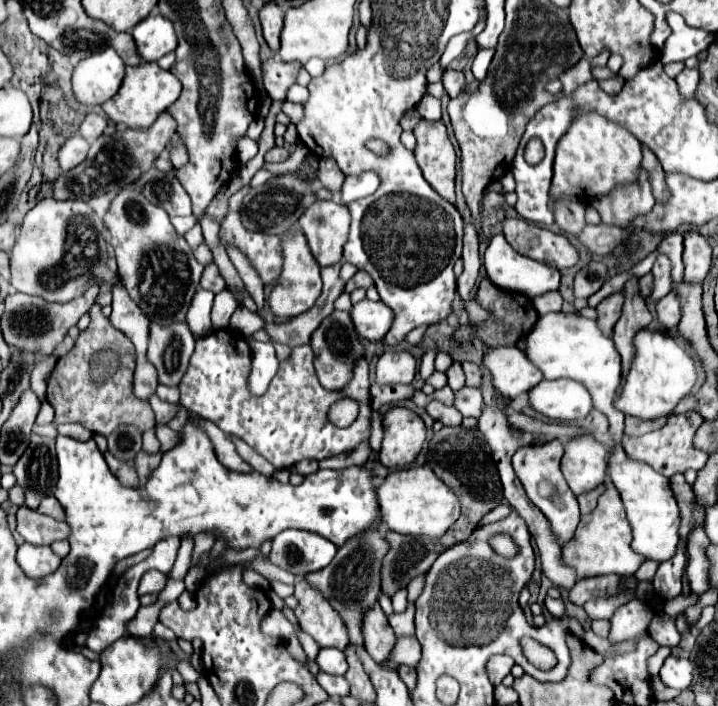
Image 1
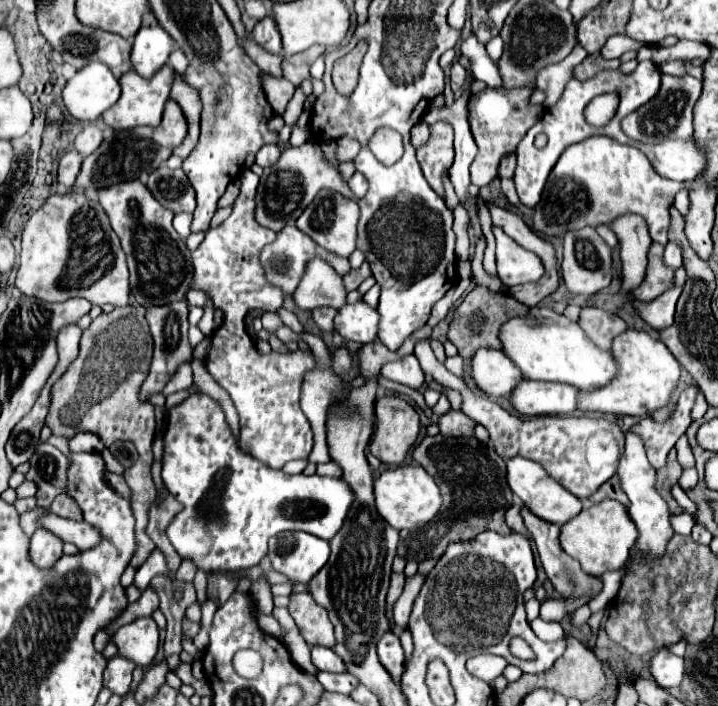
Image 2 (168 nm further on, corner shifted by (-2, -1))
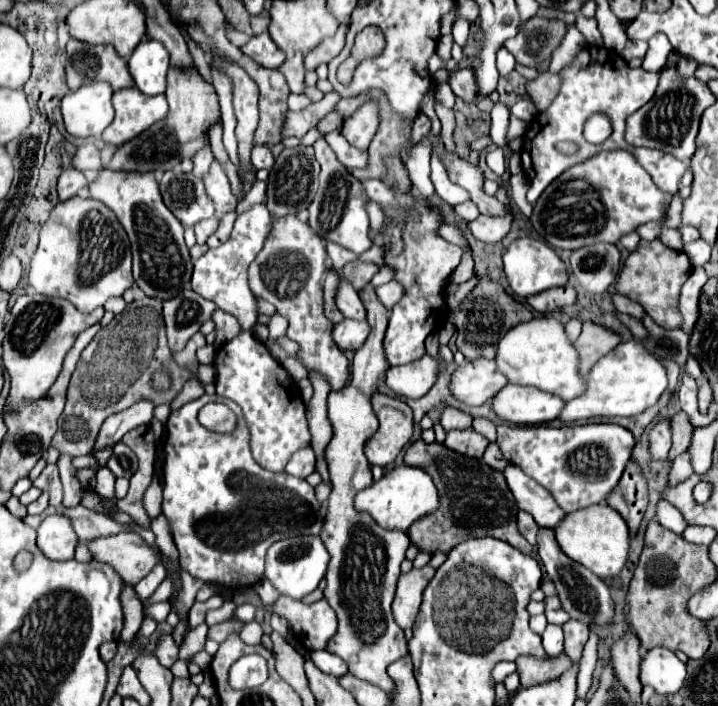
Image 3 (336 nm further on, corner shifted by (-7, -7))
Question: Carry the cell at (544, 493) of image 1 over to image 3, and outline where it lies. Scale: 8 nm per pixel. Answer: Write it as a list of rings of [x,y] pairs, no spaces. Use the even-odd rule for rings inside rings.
[[[508,464],[504,470],[504,478],[508,482],[508,488],[514,494],[514,500],[520,510],[526,510],[534,516],[538,526],[544,528],[556,528],[558,522],[564,518],[564,510],[556,506],[554,498],[544,490],[536,480],[528,478],[518,466]]]

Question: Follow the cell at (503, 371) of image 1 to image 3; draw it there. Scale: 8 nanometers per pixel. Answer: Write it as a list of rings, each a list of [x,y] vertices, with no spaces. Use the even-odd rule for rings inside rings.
[[[478,358],[474,362],[464,362],[452,372],[450,392],[456,400],[468,406],[482,406],[490,402],[506,384],[508,380],[498,372],[494,360]]]

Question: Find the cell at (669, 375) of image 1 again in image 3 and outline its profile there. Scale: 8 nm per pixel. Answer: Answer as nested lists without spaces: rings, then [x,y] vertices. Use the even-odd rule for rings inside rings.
[[[638,340],[618,344],[610,354],[600,358],[586,376],[586,390],[580,398],[572,398],[560,412],[562,422],[574,422],[584,418],[614,418],[614,416],[636,416],[646,408],[654,406],[668,386],[666,368],[652,356]]]

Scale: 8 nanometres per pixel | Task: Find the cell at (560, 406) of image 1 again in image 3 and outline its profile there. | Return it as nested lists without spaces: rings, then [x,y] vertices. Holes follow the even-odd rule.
[[[508,384],[496,394],[496,398],[492,398],[490,408],[504,422],[536,426],[558,418],[564,408],[564,400],[532,386]]]

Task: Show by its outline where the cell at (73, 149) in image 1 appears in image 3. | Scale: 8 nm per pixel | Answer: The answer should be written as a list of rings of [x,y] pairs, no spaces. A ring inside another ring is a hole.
[[[72,166],[66,168],[66,170],[60,174],[60,178],[58,178],[58,198],[60,198],[60,202],[76,196],[76,192],[78,192],[80,188],[84,188],[86,184],[88,184],[88,180],[84,178],[82,172],[74,170]]]

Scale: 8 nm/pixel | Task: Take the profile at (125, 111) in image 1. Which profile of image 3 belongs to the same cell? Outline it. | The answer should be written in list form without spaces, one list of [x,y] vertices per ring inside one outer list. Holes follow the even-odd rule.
[[[136,86],[114,92],[112,106],[116,110],[116,118],[104,130],[102,138],[104,142],[114,146],[122,146],[124,142],[136,138],[154,122],[162,120],[168,112],[168,104],[162,94],[146,96],[146,94],[140,94]]]

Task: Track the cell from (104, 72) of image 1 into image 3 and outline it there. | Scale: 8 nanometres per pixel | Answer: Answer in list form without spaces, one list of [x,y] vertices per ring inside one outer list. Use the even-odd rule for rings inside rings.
[[[92,82],[78,88],[76,92],[68,92],[62,100],[62,118],[66,132],[76,138],[100,136],[104,128],[114,120],[114,108],[110,98],[112,98],[112,88],[108,82]]]

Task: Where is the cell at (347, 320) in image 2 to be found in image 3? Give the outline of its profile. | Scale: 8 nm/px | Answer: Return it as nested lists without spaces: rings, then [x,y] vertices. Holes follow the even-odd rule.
[[[342,320],[334,324],[334,330],[332,330],[332,338],[340,350],[358,350],[368,338],[368,334],[370,334],[370,326],[366,320],[362,322]]]

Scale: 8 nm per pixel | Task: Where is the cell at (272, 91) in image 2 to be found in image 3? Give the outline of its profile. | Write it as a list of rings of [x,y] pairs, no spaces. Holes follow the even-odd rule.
[[[290,94],[290,98],[288,98],[288,108],[290,110],[304,110],[310,104],[312,104],[312,100],[306,98],[304,94]]]

